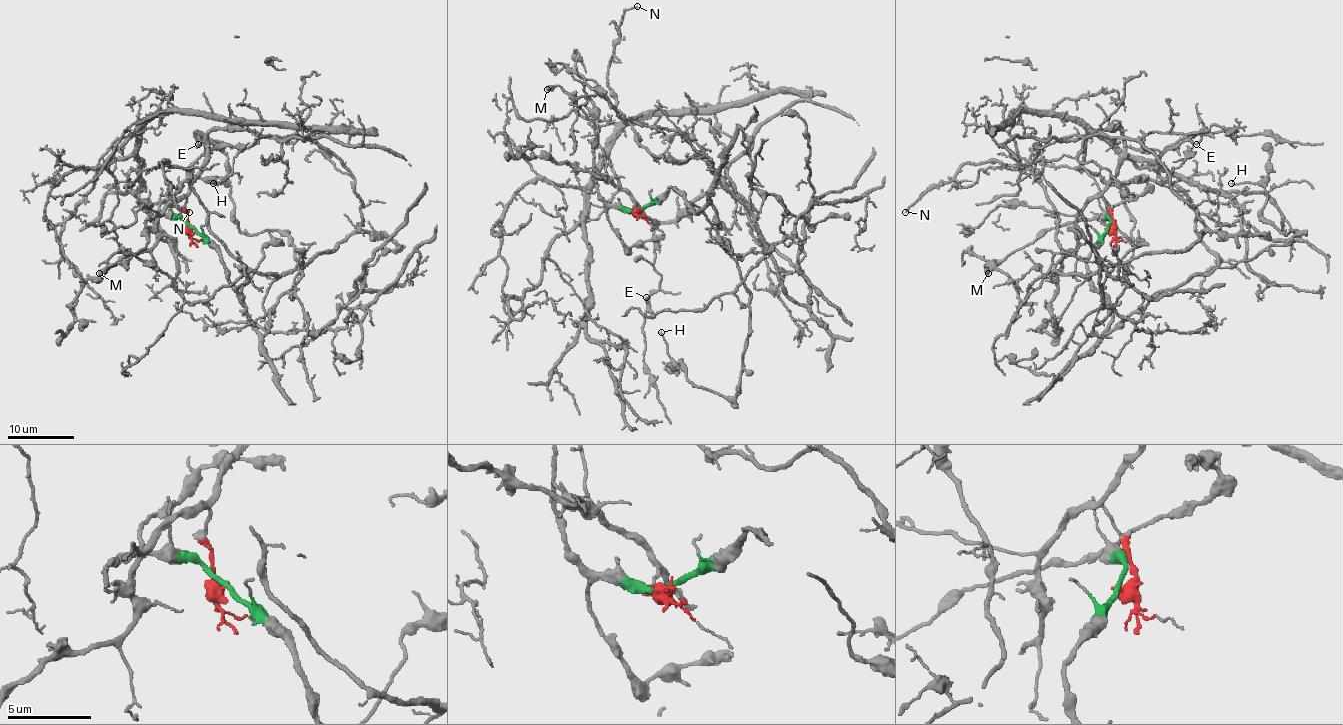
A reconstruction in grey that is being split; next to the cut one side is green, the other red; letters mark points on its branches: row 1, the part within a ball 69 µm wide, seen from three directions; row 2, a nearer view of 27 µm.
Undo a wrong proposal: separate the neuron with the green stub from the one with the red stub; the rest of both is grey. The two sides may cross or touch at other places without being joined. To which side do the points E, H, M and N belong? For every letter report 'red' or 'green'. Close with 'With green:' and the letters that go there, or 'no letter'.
E: red
H: green
M: green
N: red
With green: H, M

